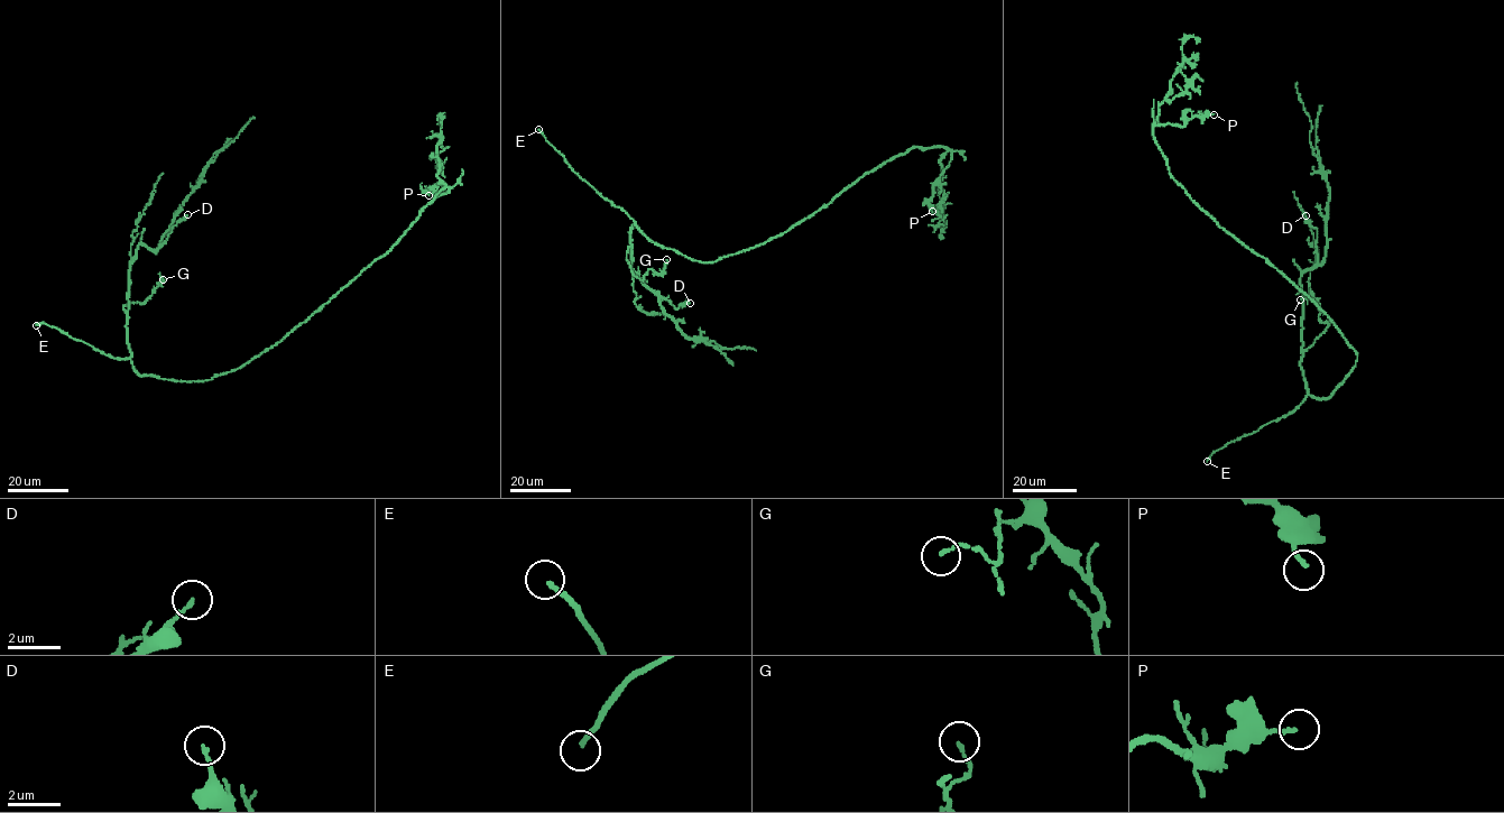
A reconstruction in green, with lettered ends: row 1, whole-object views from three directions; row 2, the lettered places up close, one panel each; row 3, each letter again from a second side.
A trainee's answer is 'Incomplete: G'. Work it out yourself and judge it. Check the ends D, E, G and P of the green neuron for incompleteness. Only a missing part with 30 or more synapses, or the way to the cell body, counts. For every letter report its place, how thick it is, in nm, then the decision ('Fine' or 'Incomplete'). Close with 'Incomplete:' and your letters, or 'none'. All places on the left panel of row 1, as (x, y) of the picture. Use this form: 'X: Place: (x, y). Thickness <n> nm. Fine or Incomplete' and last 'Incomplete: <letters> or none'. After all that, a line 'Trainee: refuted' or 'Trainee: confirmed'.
D: Place: (187, 214). Thickness 160 nm. Fine
E: Place: (36, 325). Thickness 190 nm. Incomplete
G: Place: (163, 279). Thickness 110 nm. Fine
P: Place: (428, 195). Thickness 130 nm. Fine
Incomplete: E
Trainee: refuted

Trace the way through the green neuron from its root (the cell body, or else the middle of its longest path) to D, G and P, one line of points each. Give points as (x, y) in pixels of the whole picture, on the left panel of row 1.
D: (219, 376), (159, 378), (138, 373), (131, 360), (130, 264), (137, 247), (156, 249), (187, 214)
G: (219, 376), (183, 381), (135, 370), (127, 341), (128, 312), (122, 307), (144, 304), (163, 279)
P: (219, 376), (270, 349), (387, 253), (423, 208), (449, 188), (439, 196), (431, 187), (428, 195)

